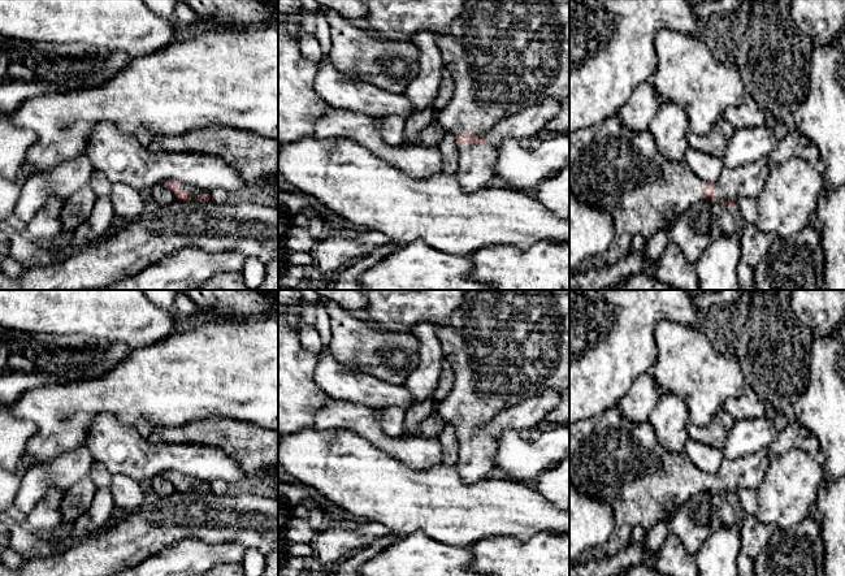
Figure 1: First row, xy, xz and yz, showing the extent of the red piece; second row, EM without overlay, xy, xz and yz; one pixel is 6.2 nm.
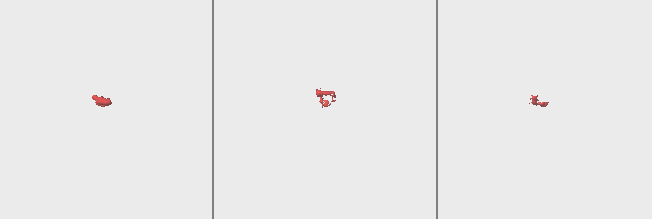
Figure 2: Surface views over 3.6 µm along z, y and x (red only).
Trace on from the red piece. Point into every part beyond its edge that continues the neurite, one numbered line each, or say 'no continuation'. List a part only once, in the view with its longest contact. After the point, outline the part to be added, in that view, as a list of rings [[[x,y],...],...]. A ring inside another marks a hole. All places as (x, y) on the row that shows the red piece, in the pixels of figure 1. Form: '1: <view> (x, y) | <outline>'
1: xz (503, 56) | [[[467,0],[463,12],[436,44],[454,81],[450,103],[434,122],[452,133],[482,135],[503,118],[547,98],[569,98],[569,0]]]
2: yz (748, 180) | [[[797,130],[780,139],[771,153],[737,169],[724,169],[720,178],[714,182],[714,198],[718,200],[734,200],[740,196],[757,198],[770,170],[793,159],[819,165],[816,147]]]

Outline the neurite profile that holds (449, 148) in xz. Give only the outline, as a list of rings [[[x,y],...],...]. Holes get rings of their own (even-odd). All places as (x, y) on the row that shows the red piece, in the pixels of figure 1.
[[[448,130],[438,146],[438,150],[445,163],[442,173],[446,176],[456,177],[459,170],[459,146],[455,133]]]

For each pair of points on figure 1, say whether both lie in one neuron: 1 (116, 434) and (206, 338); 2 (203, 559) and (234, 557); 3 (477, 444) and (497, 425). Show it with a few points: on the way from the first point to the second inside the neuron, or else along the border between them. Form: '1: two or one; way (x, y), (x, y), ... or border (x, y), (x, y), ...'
1: two; border (98, 414), (111, 412), (120, 421), (134, 427)
2: one; way (211, 557), (226, 557)
3: two; border (488, 433), (497, 437)

